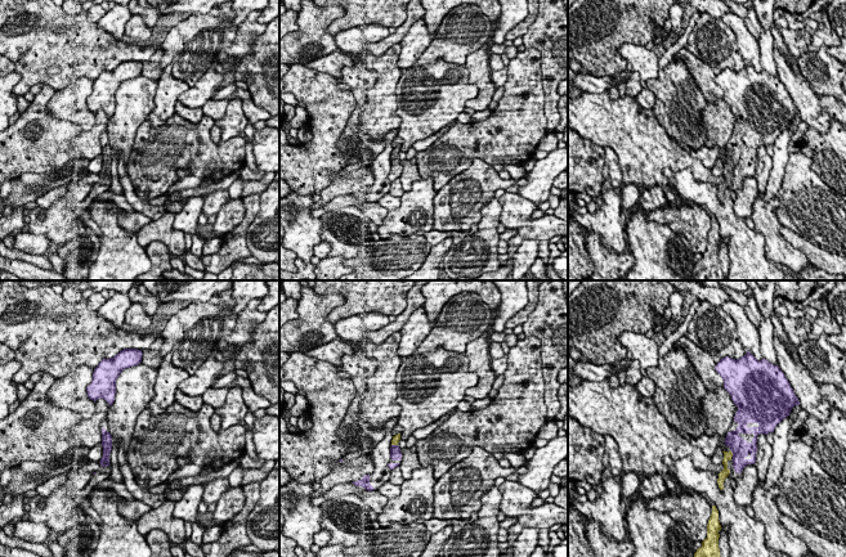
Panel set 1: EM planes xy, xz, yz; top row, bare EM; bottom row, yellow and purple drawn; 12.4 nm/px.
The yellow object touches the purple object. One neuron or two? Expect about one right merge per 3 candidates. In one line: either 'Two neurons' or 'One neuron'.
One neuron

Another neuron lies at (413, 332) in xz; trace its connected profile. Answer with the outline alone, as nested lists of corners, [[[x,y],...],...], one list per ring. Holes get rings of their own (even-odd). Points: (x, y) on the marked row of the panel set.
[[[424,306],[415,310],[400,329],[402,338],[398,355],[406,358],[417,351],[420,343],[426,338],[434,325],[435,322],[428,319]]]

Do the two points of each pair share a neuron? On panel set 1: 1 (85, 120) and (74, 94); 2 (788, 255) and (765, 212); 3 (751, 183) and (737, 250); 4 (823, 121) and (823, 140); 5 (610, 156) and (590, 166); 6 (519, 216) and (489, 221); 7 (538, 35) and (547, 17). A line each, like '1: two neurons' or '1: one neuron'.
1: one neuron
2: one neuron
3: two neurons
4: two neurons
5: two neurons
6: two neurons
7: one neuron

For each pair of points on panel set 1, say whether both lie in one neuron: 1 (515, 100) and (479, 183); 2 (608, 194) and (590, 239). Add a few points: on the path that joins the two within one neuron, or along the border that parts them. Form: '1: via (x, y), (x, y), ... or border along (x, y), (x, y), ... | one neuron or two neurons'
1: border along (492, 165), (474, 158), (459, 174) | two neurons
2: border along (583, 225), (595, 232), (600, 242), (613, 252) | two neurons

